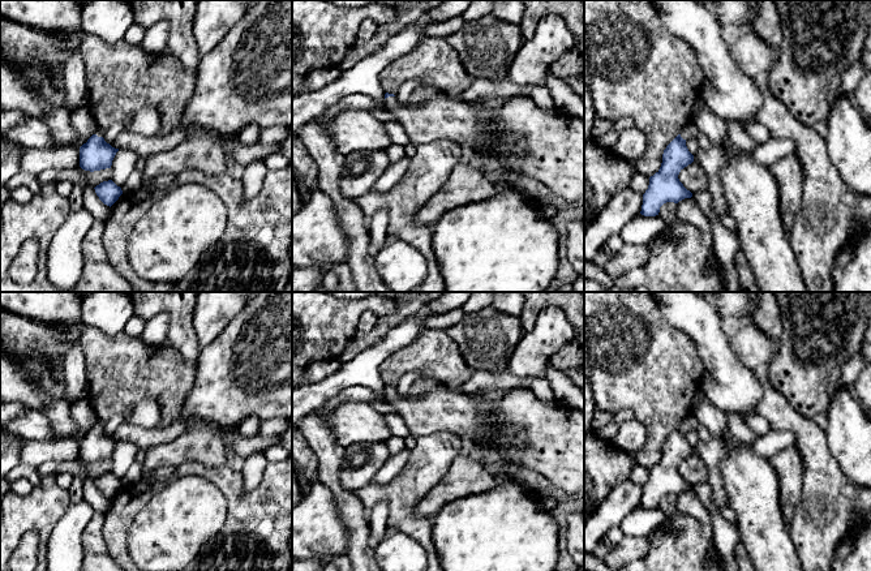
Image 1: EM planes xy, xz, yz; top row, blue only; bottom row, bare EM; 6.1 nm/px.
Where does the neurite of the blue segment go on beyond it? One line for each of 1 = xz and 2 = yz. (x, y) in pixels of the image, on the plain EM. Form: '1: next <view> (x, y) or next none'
1: next xz (442, 408)
2: next yz (690, 423)

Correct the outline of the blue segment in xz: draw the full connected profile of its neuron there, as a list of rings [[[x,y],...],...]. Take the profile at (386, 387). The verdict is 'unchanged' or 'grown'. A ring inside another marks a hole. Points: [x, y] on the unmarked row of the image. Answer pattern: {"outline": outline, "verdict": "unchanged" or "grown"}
{"outline": [[[438,382],[436,388],[417,399],[404,399],[394,386],[386,385],[385,398],[398,409],[416,438],[437,430],[449,430],[494,446],[492,426],[480,421],[480,407],[488,404],[480,392],[460,394]]], "verdict": "grown"}

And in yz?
{"outline": [[[688,415],[666,438],[661,459],[649,469],[648,481],[643,486],[642,507],[656,508],[664,495],[678,495],[692,489],[692,485],[679,473],[678,467],[694,454],[694,447],[688,443],[686,433],[696,430],[699,425],[700,422],[692,415]]], "verdict": "grown"}

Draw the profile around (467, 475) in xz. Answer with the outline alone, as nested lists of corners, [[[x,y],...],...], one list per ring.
[[[459,455],[454,459],[443,478],[420,499],[415,508],[415,515],[422,519],[432,519],[455,499],[484,493],[498,484],[499,480],[486,469],[476,455]]]

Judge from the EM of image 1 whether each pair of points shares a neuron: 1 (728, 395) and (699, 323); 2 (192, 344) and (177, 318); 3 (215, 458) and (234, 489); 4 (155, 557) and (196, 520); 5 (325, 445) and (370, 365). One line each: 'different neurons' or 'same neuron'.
1: same neuron
2: same neuron
3: different neurons
4: same neuron
5: different neurons

